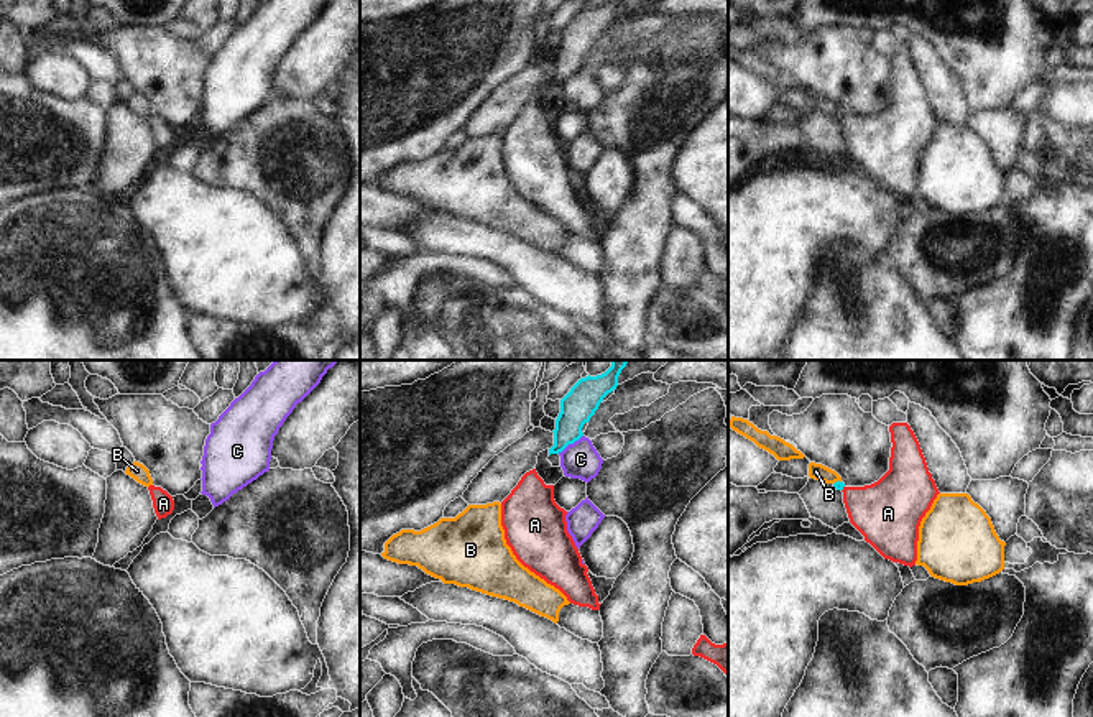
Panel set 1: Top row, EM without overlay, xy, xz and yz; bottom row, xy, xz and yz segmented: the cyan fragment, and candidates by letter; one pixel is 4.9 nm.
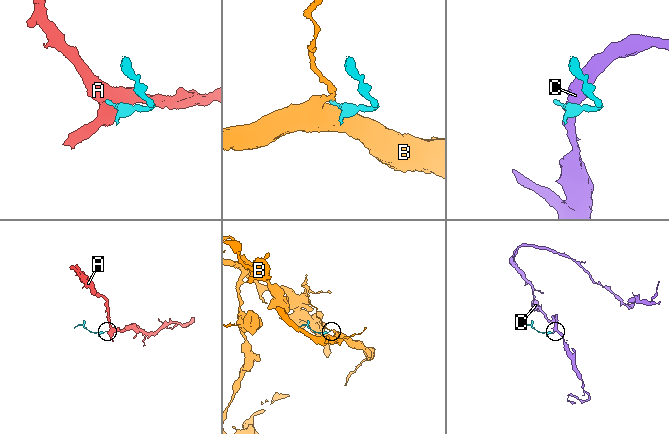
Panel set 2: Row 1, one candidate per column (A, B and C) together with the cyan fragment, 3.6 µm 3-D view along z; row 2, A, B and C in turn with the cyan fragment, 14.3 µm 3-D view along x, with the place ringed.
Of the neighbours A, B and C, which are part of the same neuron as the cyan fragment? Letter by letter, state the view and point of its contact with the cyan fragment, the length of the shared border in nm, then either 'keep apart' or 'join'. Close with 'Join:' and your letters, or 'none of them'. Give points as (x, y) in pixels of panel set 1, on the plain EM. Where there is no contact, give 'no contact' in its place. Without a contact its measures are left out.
A: contact yz (842, 120); length 30 nm; keep apart
B: contact yz (839, 112); length 40 nm; keep apart
C: contact xz (569, 74); length 160 nm; keep apart
Join: none of them

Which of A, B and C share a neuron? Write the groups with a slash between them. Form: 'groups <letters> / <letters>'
groups A / B / C

